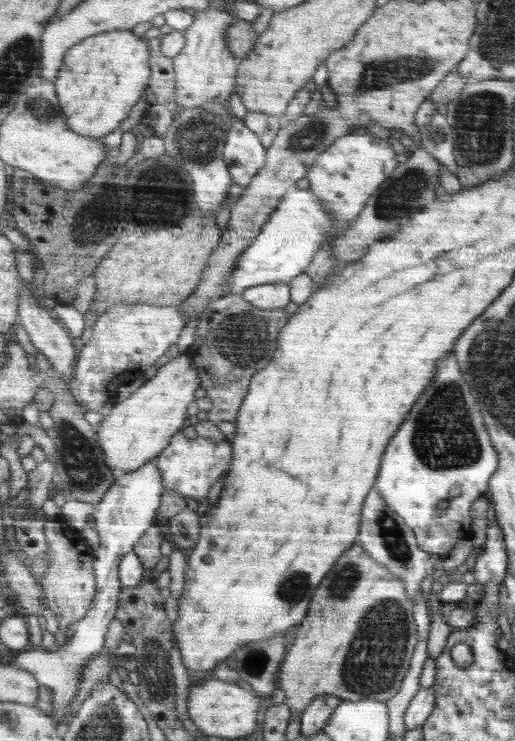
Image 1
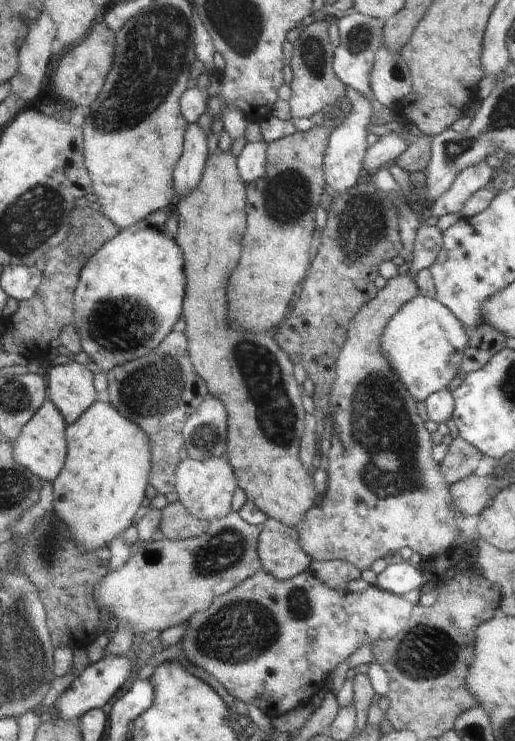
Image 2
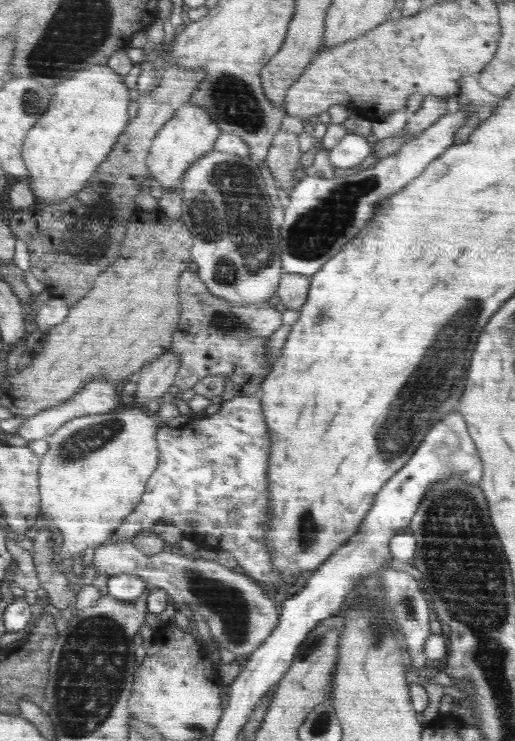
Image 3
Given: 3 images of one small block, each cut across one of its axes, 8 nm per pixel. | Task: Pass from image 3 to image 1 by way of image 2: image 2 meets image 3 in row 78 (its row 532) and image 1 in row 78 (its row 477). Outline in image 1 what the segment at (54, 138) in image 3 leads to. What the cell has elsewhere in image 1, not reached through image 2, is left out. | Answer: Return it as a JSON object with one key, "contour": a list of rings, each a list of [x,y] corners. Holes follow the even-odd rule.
{"contour":[[[124,29],[124,30],[113,30],[102,33],[101,35],[96,35],[84,40],[77,46],[74,46],[68,55],[65,58],[65,64],[62,66],[62,70],[60,70],[60,76],[58,76],[58,80],[56,80],[58,96],[60,97],[60,102],[63,107],[63,112],[68,116],[68,121],[70,127],[73,129],[73,132],[77,134],[82,134],[83,136],[90,136],[91,138],[101,138],[108,136],[108,134],[112,134],[117,128],[120,128],[120,125],[125,120],[128,120],[130,116],[132,116],[132,108],[140,102],[140,98],[144,96],[144,92],[147,92],[147,88],[150,84],[150,79],[153,78],[153,68],[150,62],[150,58],[152,58],[152,40],[146,39],[143,36],[139,36],[134,34],[132,29]]]}

